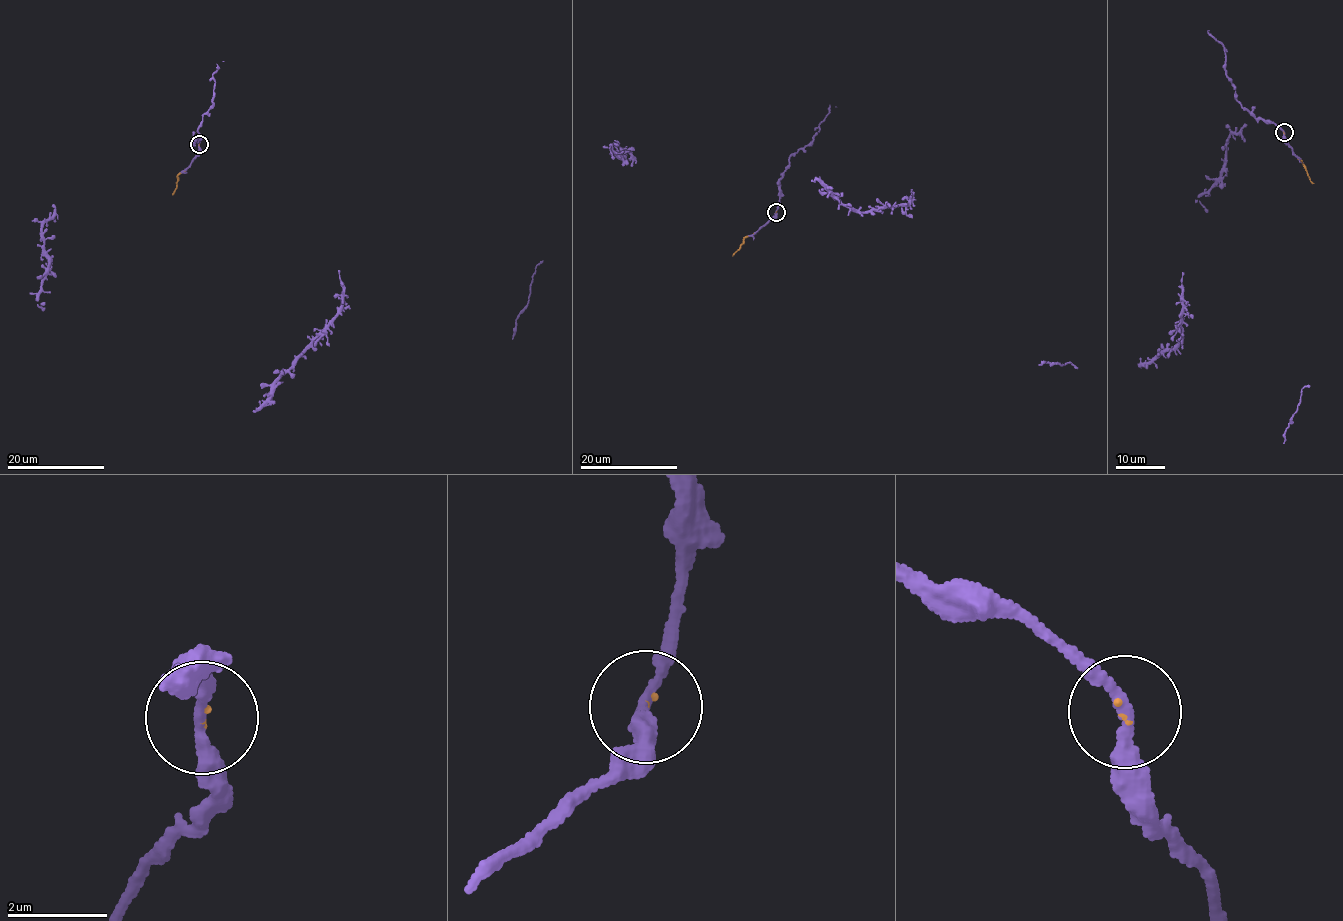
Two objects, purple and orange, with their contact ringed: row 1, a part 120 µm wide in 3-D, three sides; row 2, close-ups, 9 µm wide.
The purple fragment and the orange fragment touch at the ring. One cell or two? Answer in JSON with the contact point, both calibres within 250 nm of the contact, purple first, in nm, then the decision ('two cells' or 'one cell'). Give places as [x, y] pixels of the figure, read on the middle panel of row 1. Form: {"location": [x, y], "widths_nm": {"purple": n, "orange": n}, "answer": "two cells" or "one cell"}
{"location": [776, 212], "widths_nm": {"purple": 240, "orange": 60}, "answer": "one cell"}

